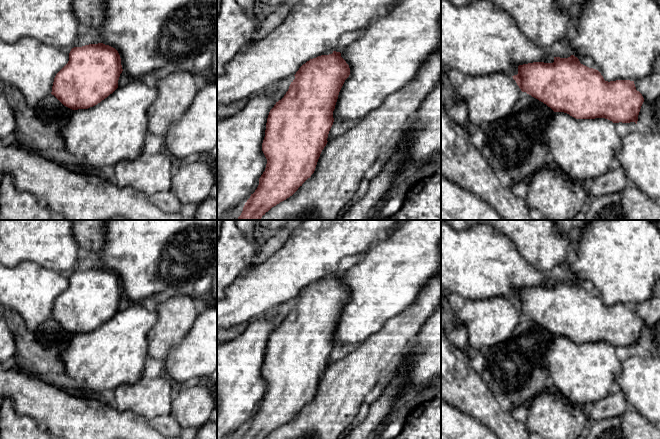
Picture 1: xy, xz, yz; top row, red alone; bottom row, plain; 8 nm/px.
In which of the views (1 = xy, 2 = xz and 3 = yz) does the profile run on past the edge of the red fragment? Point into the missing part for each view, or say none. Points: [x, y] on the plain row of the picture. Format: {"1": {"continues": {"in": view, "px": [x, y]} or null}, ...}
{"1": {"continues": null}, "2": {"continues": null}, "3": {"continues": null}}

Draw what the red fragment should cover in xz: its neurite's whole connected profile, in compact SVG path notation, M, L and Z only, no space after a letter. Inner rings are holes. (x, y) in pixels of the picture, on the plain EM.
M336 275L310 283L299 292L284 321L269 336L262 367L266 392L241 439L265 439L272 431L292 420L311 401L328 366L338 319L349 299L349 289Z

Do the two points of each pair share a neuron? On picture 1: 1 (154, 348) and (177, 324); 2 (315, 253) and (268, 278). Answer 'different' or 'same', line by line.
1: same
2: same

